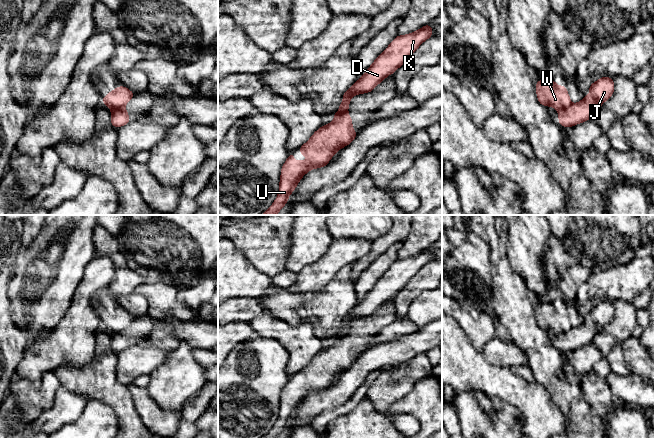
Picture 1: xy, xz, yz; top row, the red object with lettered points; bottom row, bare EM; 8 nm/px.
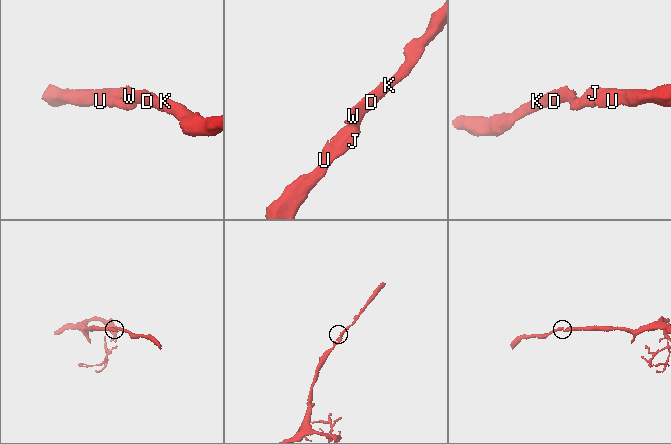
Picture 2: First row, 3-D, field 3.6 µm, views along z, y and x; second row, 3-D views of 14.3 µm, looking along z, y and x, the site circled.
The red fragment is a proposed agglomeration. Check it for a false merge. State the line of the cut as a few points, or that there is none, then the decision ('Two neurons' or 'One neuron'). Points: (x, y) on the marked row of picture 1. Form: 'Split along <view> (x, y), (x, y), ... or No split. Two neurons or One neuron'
Split along xz (347, 111), (340, 112), (334, 118). Two neurons

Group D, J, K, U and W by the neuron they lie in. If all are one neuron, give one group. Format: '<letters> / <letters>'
D K W / J U

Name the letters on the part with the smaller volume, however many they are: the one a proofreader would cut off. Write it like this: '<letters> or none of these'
D, K, W

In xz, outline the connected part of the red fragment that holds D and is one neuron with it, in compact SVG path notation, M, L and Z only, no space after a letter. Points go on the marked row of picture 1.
M427 24L413 33L398 35L375 59L366 73L343 93L343 101L339 105L339 111L333 114L334 118L342 112L348 112L353 96L373 91L387 76L393 74L424 41L432 37L432 33L432 27Z

